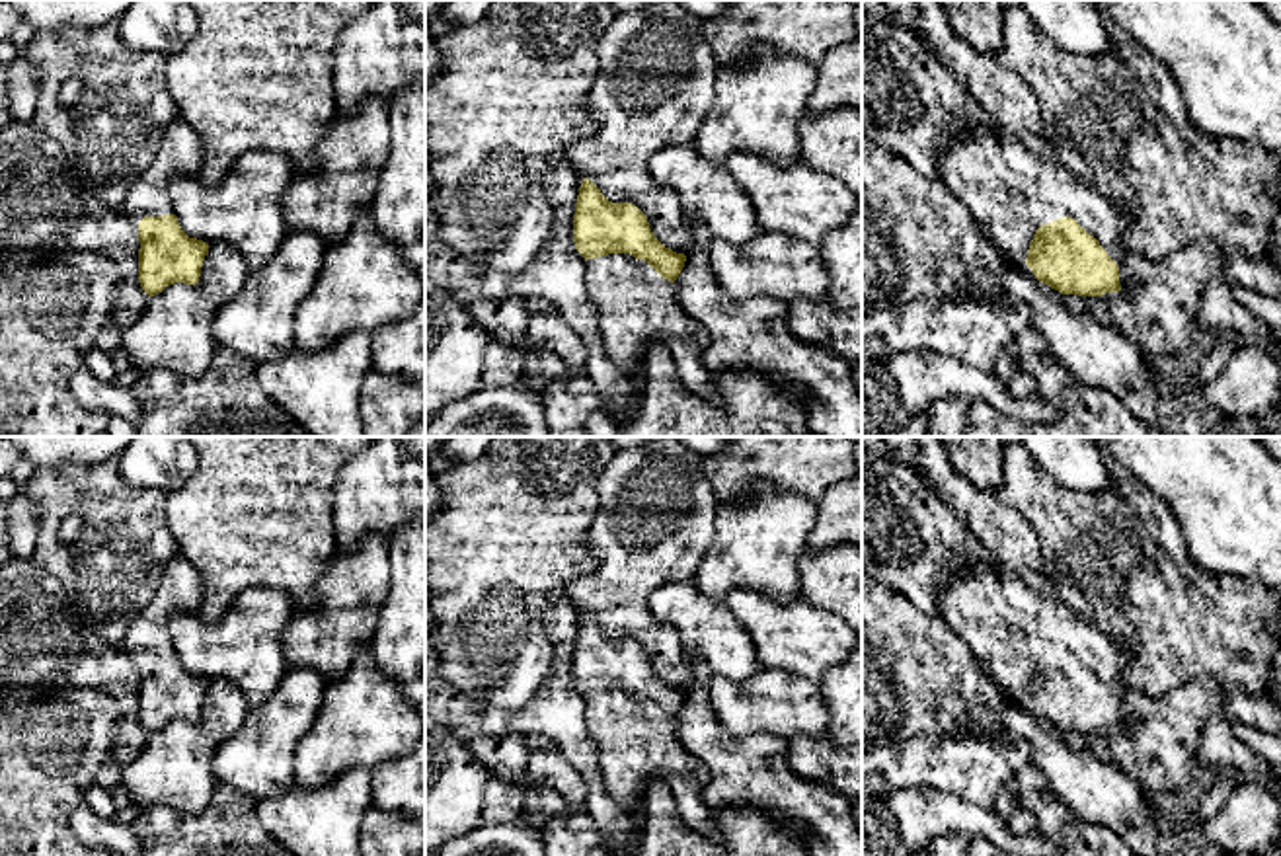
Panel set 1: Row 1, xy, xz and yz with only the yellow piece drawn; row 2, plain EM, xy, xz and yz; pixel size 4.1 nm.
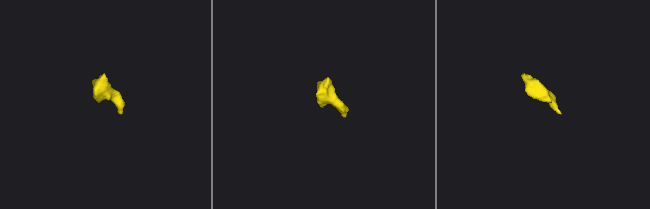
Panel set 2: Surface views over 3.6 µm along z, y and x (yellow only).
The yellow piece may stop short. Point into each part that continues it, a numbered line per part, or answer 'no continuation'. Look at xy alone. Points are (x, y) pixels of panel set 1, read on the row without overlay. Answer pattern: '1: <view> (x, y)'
1: xy (182, 587)

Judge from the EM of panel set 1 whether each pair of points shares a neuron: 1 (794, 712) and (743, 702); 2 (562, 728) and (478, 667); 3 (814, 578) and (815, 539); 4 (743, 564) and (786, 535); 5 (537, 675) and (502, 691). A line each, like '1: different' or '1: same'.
1: same
2: different
3: different
4: same
5: same

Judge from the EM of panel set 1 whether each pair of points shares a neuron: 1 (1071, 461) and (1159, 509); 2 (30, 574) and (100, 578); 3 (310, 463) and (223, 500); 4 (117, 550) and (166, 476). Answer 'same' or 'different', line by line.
1: different
2: different
3: same
4: different

